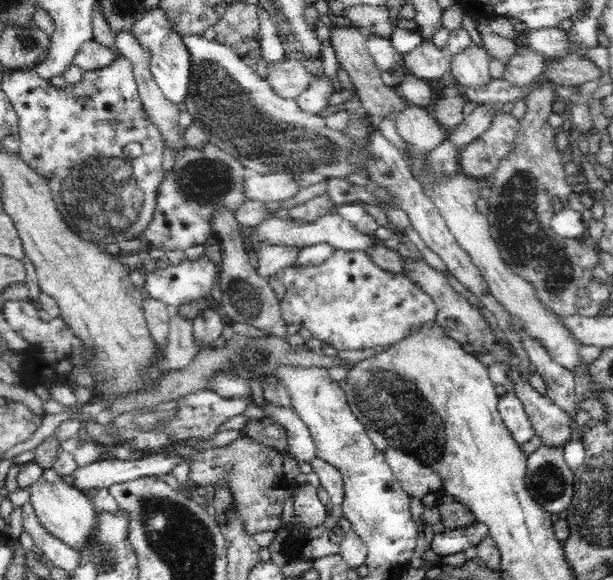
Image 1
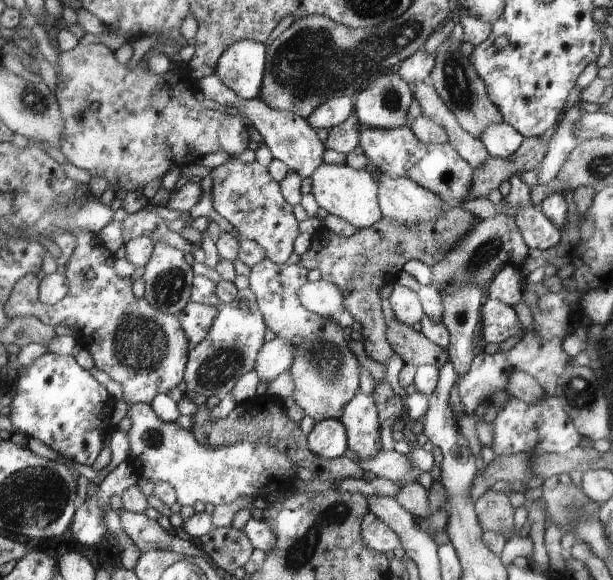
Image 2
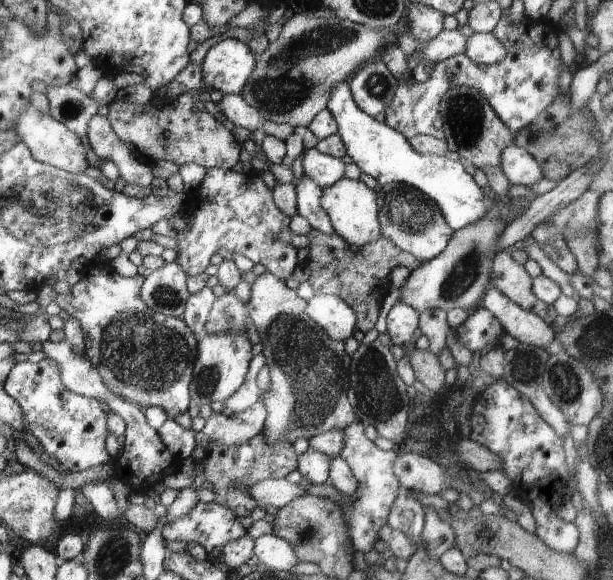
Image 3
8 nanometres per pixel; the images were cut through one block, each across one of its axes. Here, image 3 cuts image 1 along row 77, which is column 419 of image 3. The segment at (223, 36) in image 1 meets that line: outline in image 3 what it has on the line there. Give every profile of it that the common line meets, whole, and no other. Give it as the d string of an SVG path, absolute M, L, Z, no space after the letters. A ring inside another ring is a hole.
M311 229L307 237L309 240L307 262L311 268L308 281L314 294L338 296L345 300L346 304L351 305L357 313L357 327L364 334L375 329L381 303L392 287L390 272L398 267L406 267L413 271L423 263L418 258L414 258L412 254L402 252L384 237L362 248L350 246L345 238L336 233L326 234L316 229Z

